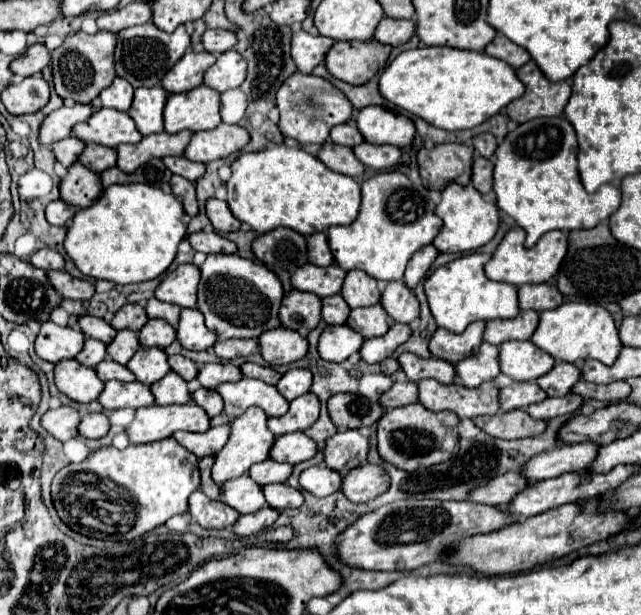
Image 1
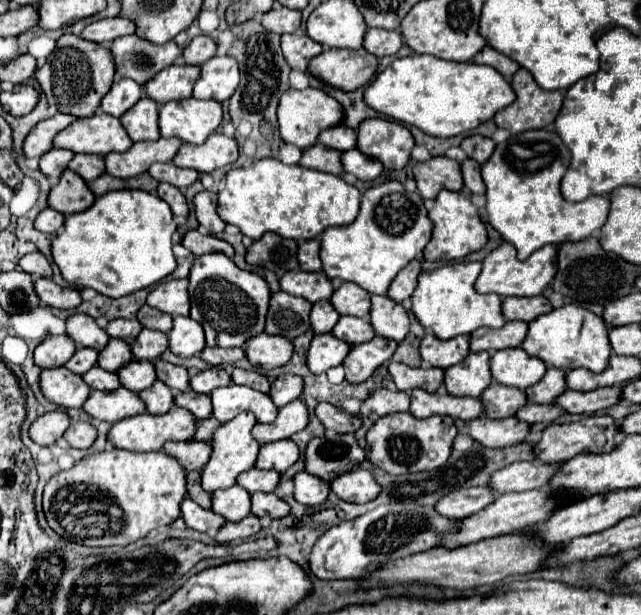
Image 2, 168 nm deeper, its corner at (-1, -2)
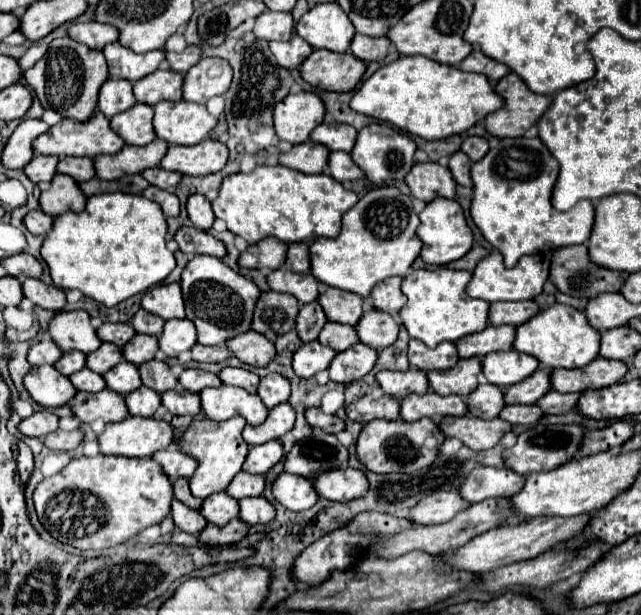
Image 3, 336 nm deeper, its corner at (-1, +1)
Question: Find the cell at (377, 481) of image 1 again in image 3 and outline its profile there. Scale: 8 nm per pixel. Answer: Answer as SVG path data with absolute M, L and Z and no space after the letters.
M344 467L344 469L332 469L324 471L314 479L314 489L320 497L330 501L352 501L360 499L364 491L368 491L368 479L362 471Z

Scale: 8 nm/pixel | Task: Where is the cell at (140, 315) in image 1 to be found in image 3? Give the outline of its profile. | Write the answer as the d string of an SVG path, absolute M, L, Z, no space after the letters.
M104 323L98 329L98 335L102 341L110 341L116 343L118 347L124 347L136 335L136 331L130 323Z

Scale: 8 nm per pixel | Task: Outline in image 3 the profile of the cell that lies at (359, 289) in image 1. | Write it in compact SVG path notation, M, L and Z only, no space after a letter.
M330 287L318 297L318 303L322 305L328 321L356 325L362 317L364 299L360 299L358 295L352 295L350 291L340 291Z

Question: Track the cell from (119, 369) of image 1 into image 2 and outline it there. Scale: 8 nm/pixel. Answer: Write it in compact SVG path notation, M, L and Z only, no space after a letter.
M94 366L92 370L88 370L82 378L84 378L84 382L92 390L116 390L116 388L120 388L120 382L118 382L116 374L100 370L98 366Z

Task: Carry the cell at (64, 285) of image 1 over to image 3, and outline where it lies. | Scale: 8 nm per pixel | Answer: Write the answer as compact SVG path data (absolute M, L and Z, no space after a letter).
M26 279L22 287L24 287L24 297L42 309L62 311L66 305L66 293L54 285L46 285L40 279Z

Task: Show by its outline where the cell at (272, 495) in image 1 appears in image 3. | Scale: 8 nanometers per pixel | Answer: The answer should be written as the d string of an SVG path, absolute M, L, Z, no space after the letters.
M248 497L248 499L240 499L240 515L238 515L244 523L248 525L256 525L256 523L268 523L276 517L274 505L260 497Z

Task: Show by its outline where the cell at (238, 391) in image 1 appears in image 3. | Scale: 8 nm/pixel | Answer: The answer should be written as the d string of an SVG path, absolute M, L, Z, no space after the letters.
M232 385L202 389L200 399L202 411L212 421L226 421L234 415L242 415L250 425L260 425L270 413L258 395Z

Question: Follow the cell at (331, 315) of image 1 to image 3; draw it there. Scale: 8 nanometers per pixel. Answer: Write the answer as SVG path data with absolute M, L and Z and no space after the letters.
M312 301L312 303L306 303L302 305L298 317L296 317L296 329L298 329L298 335L304 343L308 341L314 341L318 337L318 333L322 331L324 323L326 323L326 315L324 315L324 309L318 305L318 301Z

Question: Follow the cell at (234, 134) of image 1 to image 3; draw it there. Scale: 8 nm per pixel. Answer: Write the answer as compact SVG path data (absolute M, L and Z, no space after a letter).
M212 137L198 145L170 145L160 167L184 175L210 175L220 171L228 161L228 147Z

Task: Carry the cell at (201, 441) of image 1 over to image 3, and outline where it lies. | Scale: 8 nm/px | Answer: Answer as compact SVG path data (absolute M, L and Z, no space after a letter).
M166 449L166 451L156 451L152 455L154 461L158 461L164 467L164 473L170 479L176 477L190 477L196 471L196 459L184 455L180 449Z

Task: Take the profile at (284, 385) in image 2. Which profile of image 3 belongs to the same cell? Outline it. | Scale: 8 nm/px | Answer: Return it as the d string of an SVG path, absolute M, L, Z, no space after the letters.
M270 373L266 375L262 381L260 381L260 387L258 387L258 395L262 397L264 405L268 409L288 401L288 395L292 393L292 385L288 383L288 379L284 379L284 375L276 375L276 373Z

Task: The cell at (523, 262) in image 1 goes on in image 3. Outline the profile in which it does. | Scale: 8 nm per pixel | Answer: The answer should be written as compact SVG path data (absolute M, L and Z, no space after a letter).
M492 251L488 257L484 257L476 265L466 293L470 297L478 297L478 299L484 299L490 303L534 299L536 295L542 293L542 287L548 279L548 269L550 269L550 259L544 255L524 255L524 259L520 259L520 263L516 267L508 269L508 267L504 267L504 257L498 251Z

